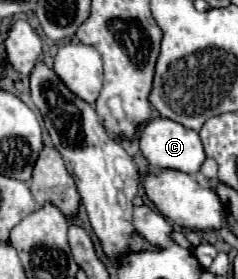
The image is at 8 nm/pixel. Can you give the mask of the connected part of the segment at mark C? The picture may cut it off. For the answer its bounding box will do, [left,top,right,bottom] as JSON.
[139,116,205,174]

